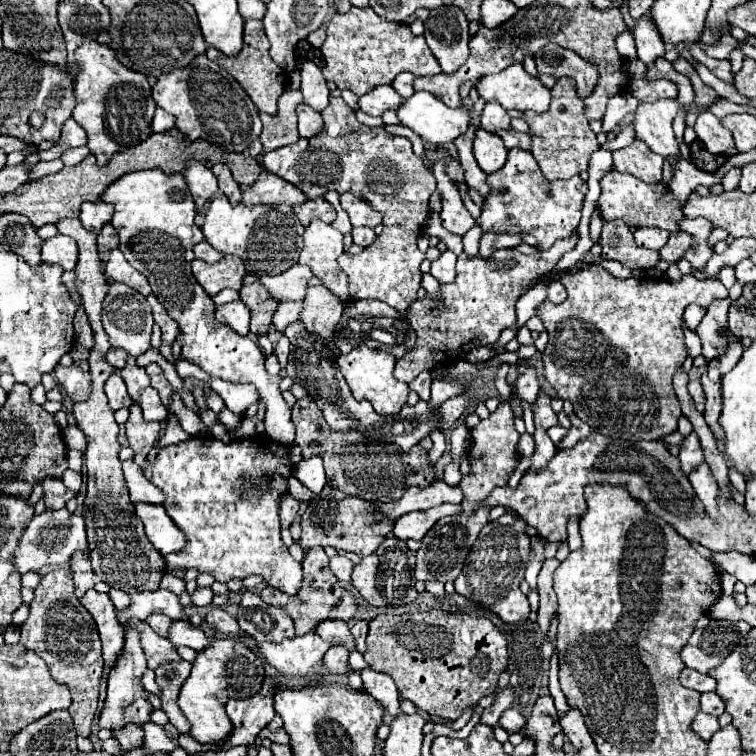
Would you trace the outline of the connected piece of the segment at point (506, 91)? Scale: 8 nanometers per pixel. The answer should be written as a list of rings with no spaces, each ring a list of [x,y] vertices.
[[[513,63],[501,73],[483,77],[477,83],[477,91],[485,101],[499,101],[505,109],[517,111],[537,111],[549,109],[551,91],[539,81],[539,77],[529,75],[521,63]]]

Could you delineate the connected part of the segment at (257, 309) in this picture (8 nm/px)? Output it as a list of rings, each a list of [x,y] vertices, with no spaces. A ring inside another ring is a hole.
[[[255,275],[245,277],[239,297],[251,311],[251,333],[253,335],[267,335],[273,313],[277,309],[277,301],[273,297],[269,297],[267,289],[263,289],[261,281]]]

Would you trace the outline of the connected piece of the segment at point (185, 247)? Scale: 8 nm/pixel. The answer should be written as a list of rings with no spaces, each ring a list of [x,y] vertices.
[[[157,169],[133,171],[125,177],[119,177],[113,185],[109,185],[101,195],[101,201],[113,203],[115,207],[111,223],[119,233],[121,253],[135,269],[139,269],[149,279],[153,295],[179,323],[181,331],[177,341],[181,343],[181,357],[199,365],[205,373],[221,377],[225,381],[253,383],[259,391],[259,397],[267,403],[267,435],[281,445],[291,445],[295,439],[295,427],[291,423],[291,407],[283,401],[279,391],[281,377],[267,375],[263,367],[265,355],[253,339],[241,337],[221,323],[217,325],[213,317],[211,297],[193,279],[189,263],[195,259],[193,245],[203,239],[203,233],[195,225],[197,211],[185,177],[177,173],[167,177]]]

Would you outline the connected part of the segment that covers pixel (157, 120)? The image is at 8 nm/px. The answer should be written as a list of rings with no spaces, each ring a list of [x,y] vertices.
[[[159,107],[155,109],[155,115],[153,115],[153,123],[151,123],[151,129],[153,129],[153,133],[165,133],[165,131],[169,131],[169,129],[173,129],[175,127],[175,119],[167,113],[167,111],[161,111]]]

